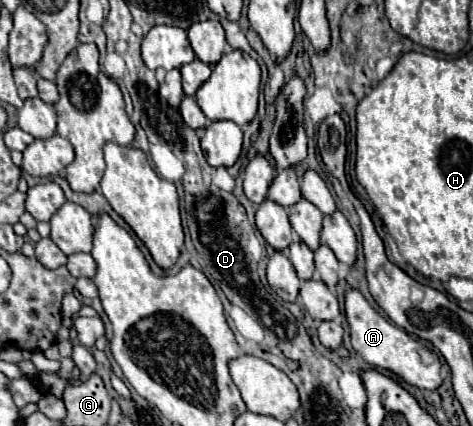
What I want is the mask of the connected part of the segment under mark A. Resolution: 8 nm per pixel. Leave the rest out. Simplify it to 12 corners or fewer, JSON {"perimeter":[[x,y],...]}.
{"perimeter":[[345,291],[351,345],[417,389],[441,385],[437,353]]}

